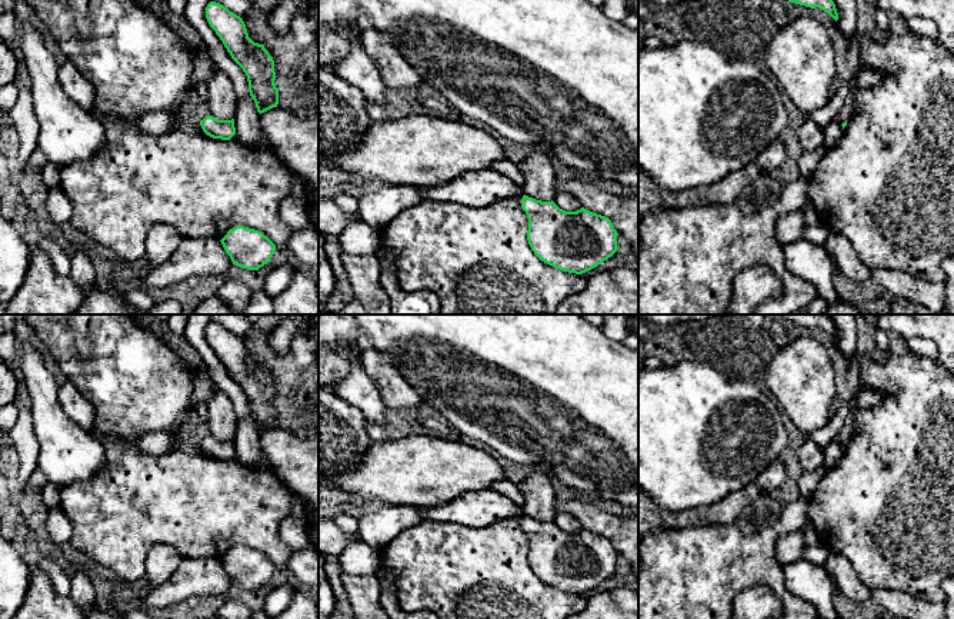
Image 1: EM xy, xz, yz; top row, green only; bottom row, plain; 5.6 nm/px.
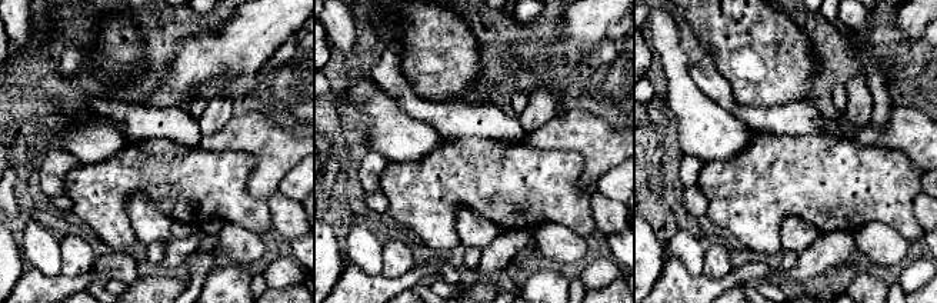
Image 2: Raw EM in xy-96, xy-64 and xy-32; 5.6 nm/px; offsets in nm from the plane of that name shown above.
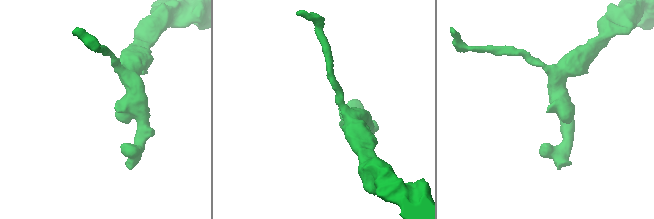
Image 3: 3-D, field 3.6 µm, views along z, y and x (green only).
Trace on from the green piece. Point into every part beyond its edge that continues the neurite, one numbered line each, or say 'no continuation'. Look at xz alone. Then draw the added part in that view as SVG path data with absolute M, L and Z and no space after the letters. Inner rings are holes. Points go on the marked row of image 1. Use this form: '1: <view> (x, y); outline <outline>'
no continuation

